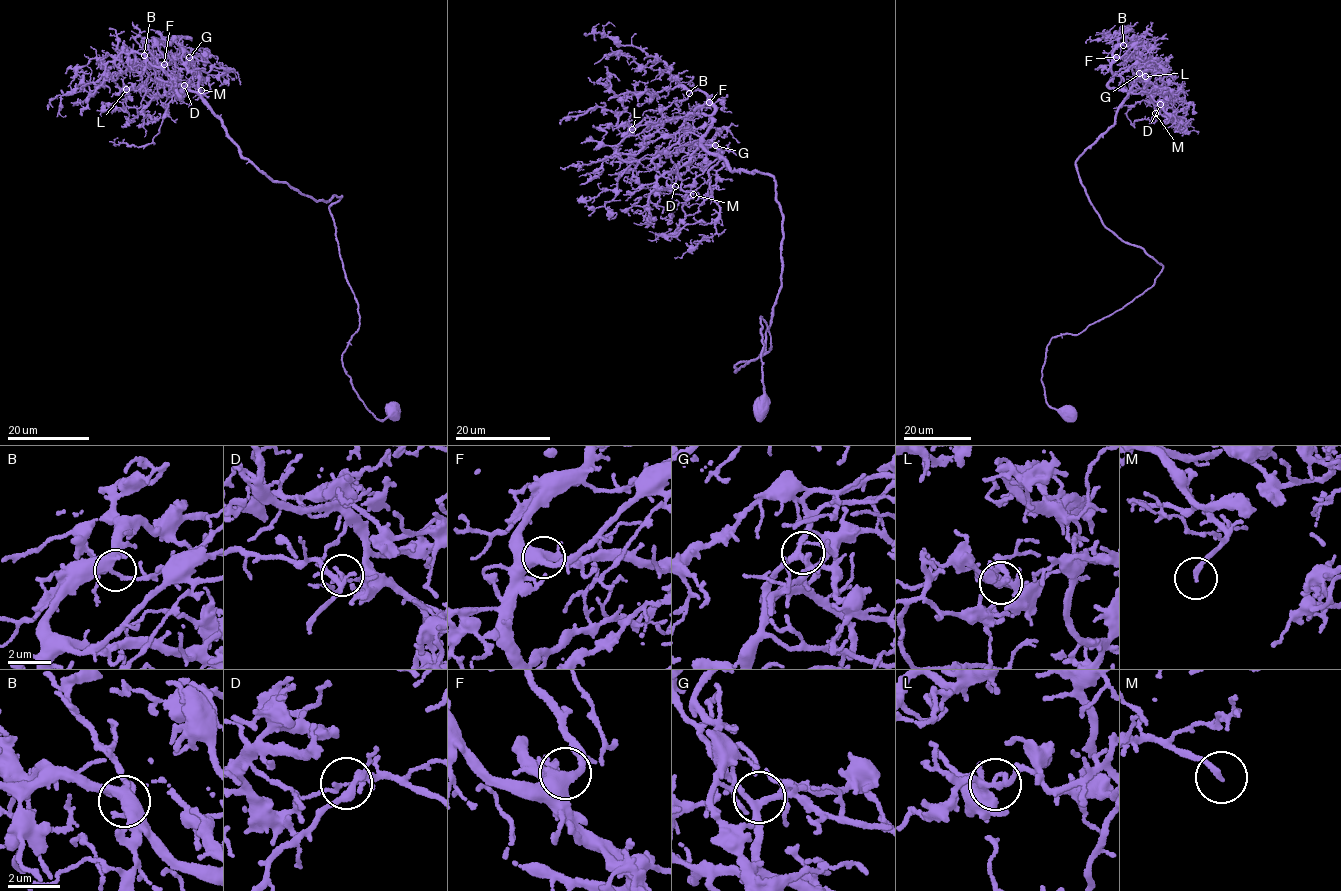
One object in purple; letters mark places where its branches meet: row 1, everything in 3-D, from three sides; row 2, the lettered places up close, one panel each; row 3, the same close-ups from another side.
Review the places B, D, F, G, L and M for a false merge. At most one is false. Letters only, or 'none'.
D

